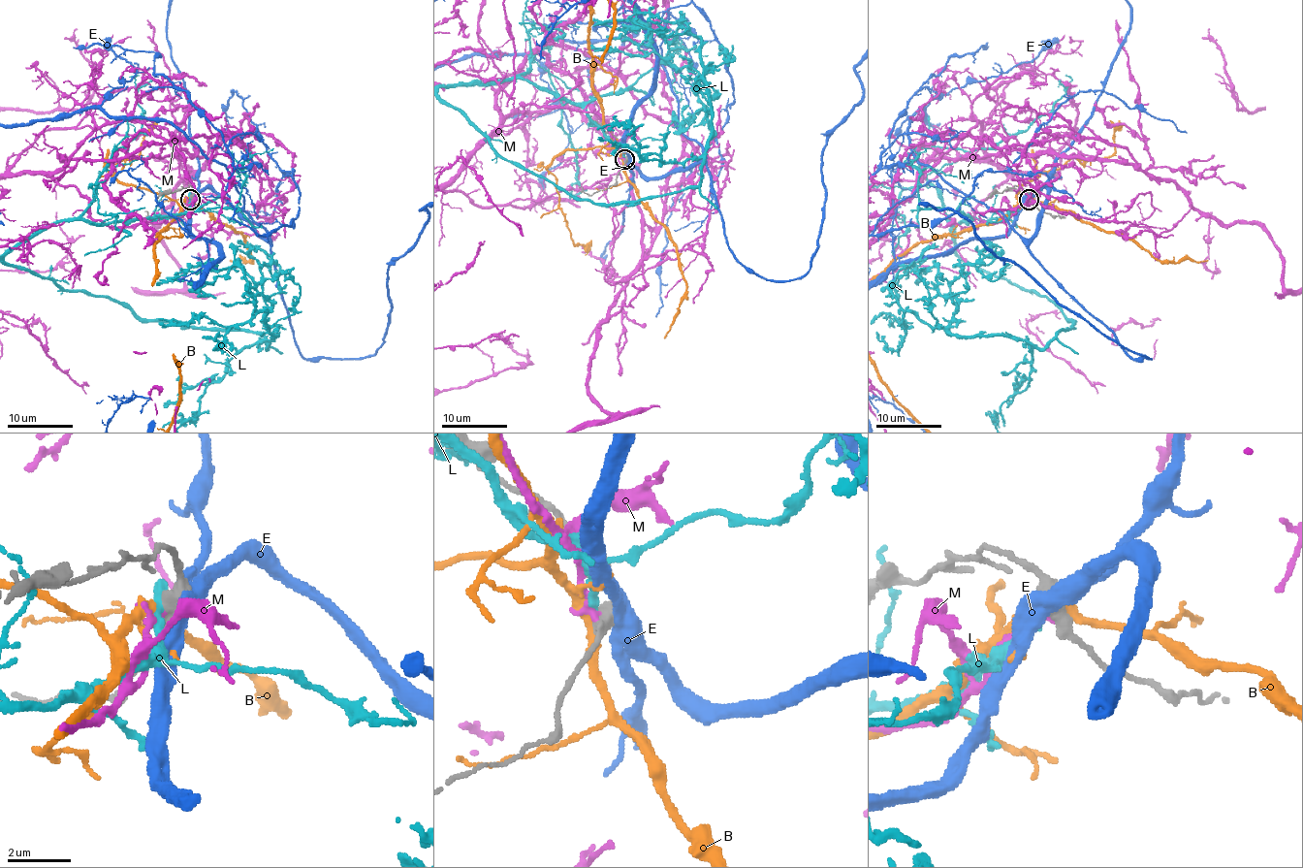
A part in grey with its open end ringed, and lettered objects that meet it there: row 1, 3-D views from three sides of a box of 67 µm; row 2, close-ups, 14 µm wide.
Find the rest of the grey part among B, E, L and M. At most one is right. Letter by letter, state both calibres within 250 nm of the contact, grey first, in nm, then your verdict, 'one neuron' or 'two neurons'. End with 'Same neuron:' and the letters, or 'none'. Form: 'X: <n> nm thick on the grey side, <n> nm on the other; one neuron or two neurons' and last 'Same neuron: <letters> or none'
B: 460 nm thick on the grey side, 360 nm on the other; two neurons
E: 480 nm thick on the grey side, 550 nm on the other; two neurons
L: 480 nm thick on the grey side, 440 nm on the other; two neurons
M: 460 nm thick on the grey side, 160 nm on the other; one neuron
Same neuron: M

